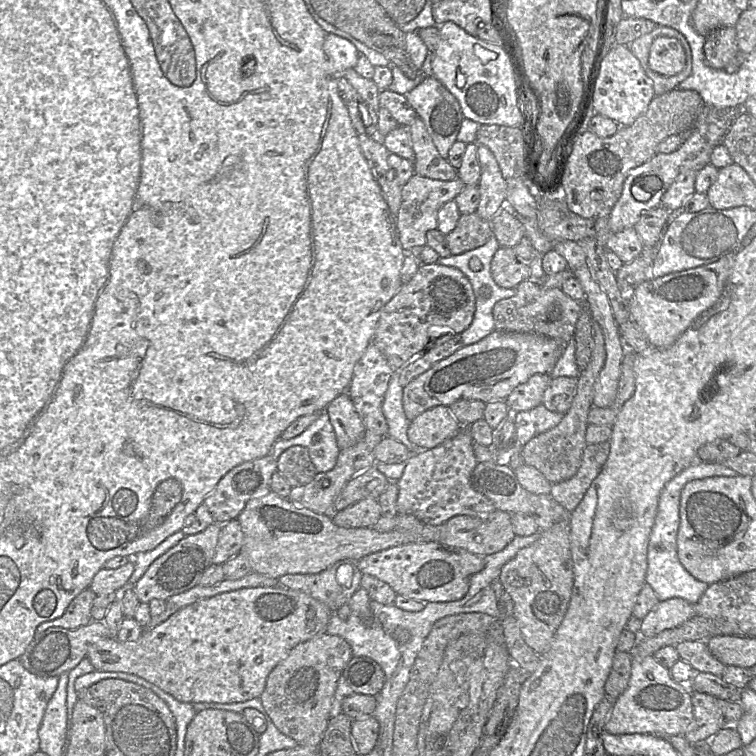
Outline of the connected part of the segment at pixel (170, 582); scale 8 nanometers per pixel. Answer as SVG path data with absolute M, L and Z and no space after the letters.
M213 523L202 532L186 535L176 545L155 559L147 571L134 585L134 592L141 603L153 599L166 601L172 596L183 593L199 584L204 571L213 564L221 525Z

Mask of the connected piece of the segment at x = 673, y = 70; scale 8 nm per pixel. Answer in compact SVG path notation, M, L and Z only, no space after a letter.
M658 36L651 44L648 63L654 72L667 77L674 76L685 68L685 51L678 39Z

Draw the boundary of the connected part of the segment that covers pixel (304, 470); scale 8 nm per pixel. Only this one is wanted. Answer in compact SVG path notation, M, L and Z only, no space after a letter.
M292 446L279 456L277 472L292 488L310 483L317 474L308 450L302 446Z

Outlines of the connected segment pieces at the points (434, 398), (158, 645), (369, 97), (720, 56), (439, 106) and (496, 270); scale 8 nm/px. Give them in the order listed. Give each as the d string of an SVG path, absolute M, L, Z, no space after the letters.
M494 330L480 341L464 346L449 357L437 362L429 370L422 373L403 387L403 410L409 421L424 411L436 406L451 406L462 400L480 400L484 403L505 400L520 384L526 382L534 374L550 374L568 342L555 340L536 333L513 333Z
M282 586L275 587L255 587L242 588L235 591L225 592L213 597L199 600L186 606L171 615L162 624L153 629L145 629L143 635L137 641L120 642L114 636L97 639L92 642L87 651L87 658L96 671L101 672L122 672L133 674L158 686L175 699L184 703L220 703L232 704L245 702L254 698L259 698L265 689L265 684L270 672L284 660L289 652L298 644L306 642L318 635L326 633L326 627L333 613L323 603L311 598L307 594L287 589Z
M354 68L345 70L343 75L355 88L358 99L346 102L352 124L355 130L365 133L373 139L379 139L378 110L379 90L372 79L359 75Z
M720 27L705 37L703 47L706 64L713 69L724 69L738 54L735 27Z
M427 76L405 97L423 121L441 157L447 159L464 119L457 99L434 76Z
M499 247L491 261L491 275L502 288L516 288L521 282L530 279L528 263L517 261L513 248Z

